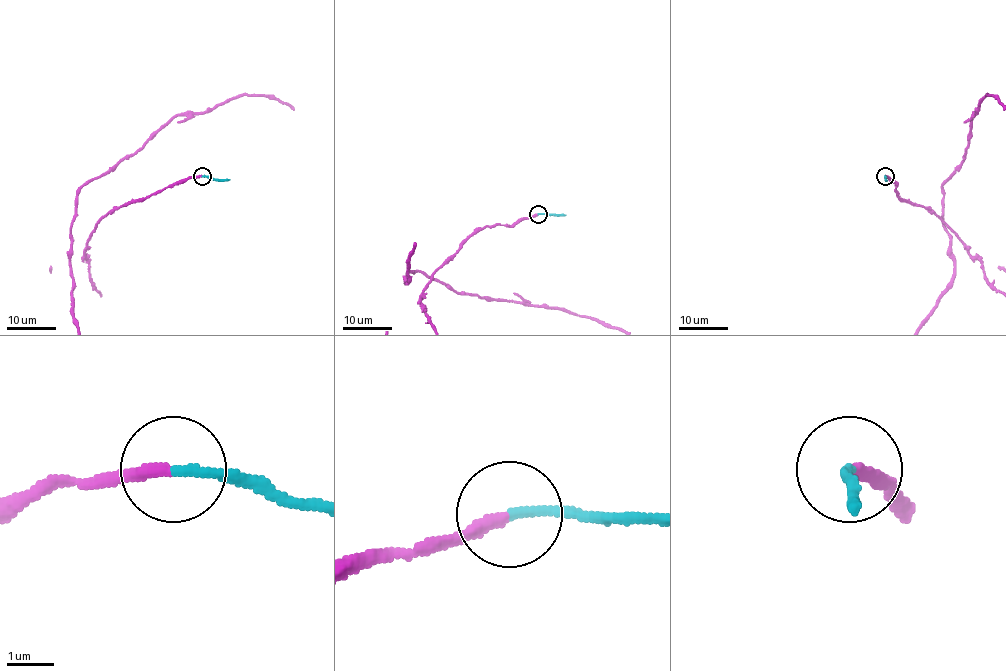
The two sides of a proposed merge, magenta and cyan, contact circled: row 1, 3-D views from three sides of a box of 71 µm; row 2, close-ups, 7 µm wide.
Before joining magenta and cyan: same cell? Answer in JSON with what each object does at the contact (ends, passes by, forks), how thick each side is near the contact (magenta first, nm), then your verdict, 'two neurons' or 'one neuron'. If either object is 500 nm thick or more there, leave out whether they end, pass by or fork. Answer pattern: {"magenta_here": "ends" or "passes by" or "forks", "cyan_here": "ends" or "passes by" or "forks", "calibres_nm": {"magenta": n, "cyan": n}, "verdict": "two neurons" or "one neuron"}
{"magenta_here": "ends", "cyan_here": "ends", "calibres_nm": {"magenta": 280, "cyan": 200}, "verdict": "one neuron"}

